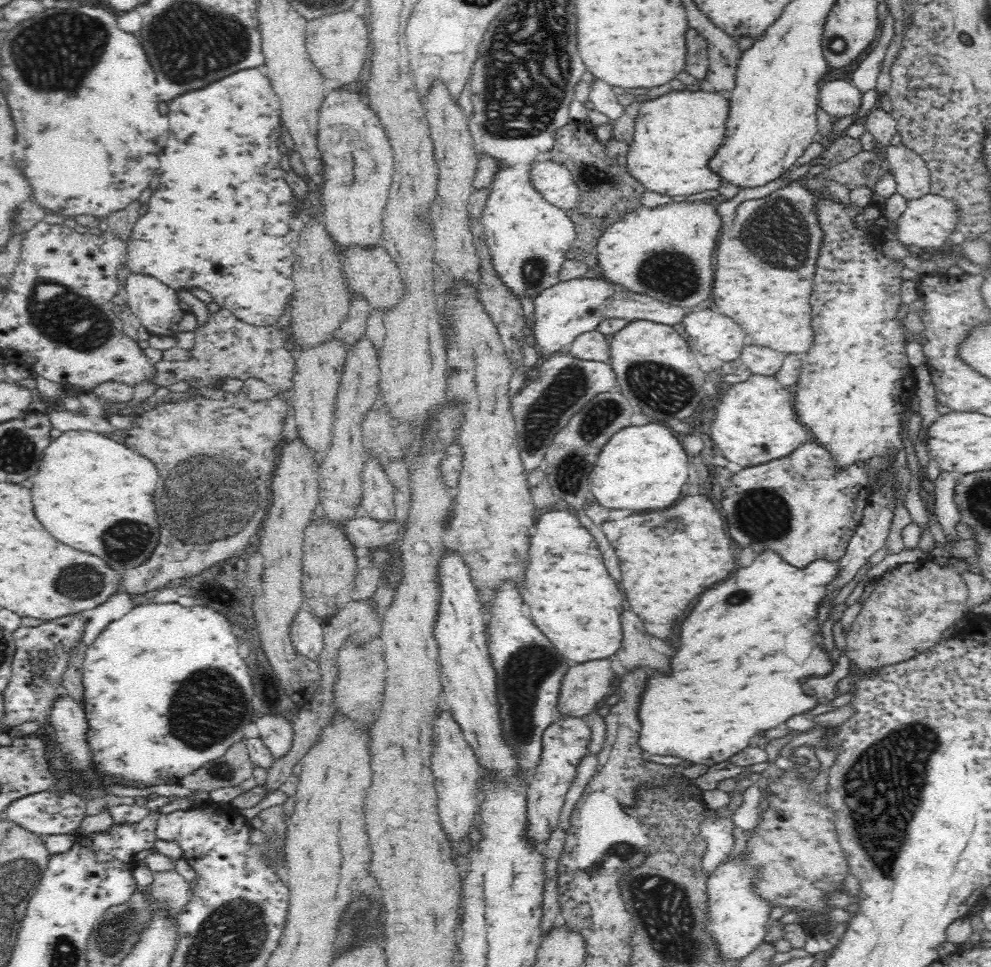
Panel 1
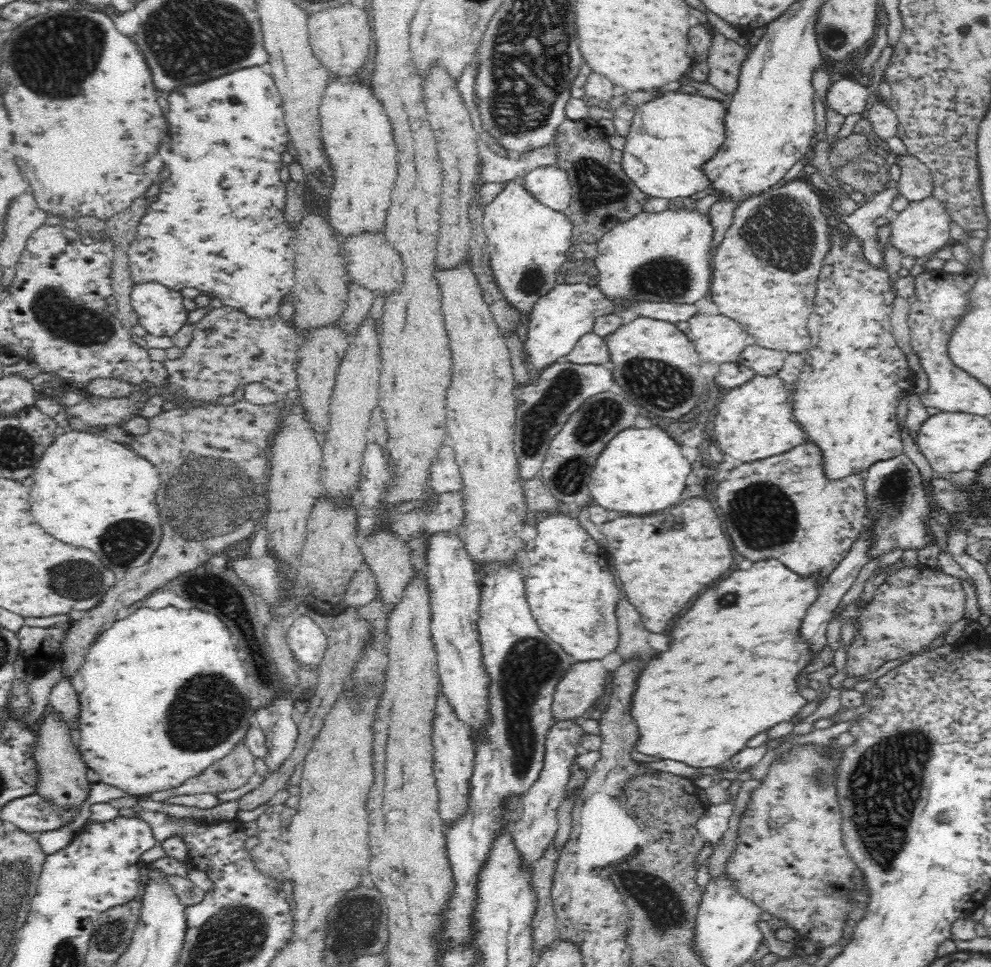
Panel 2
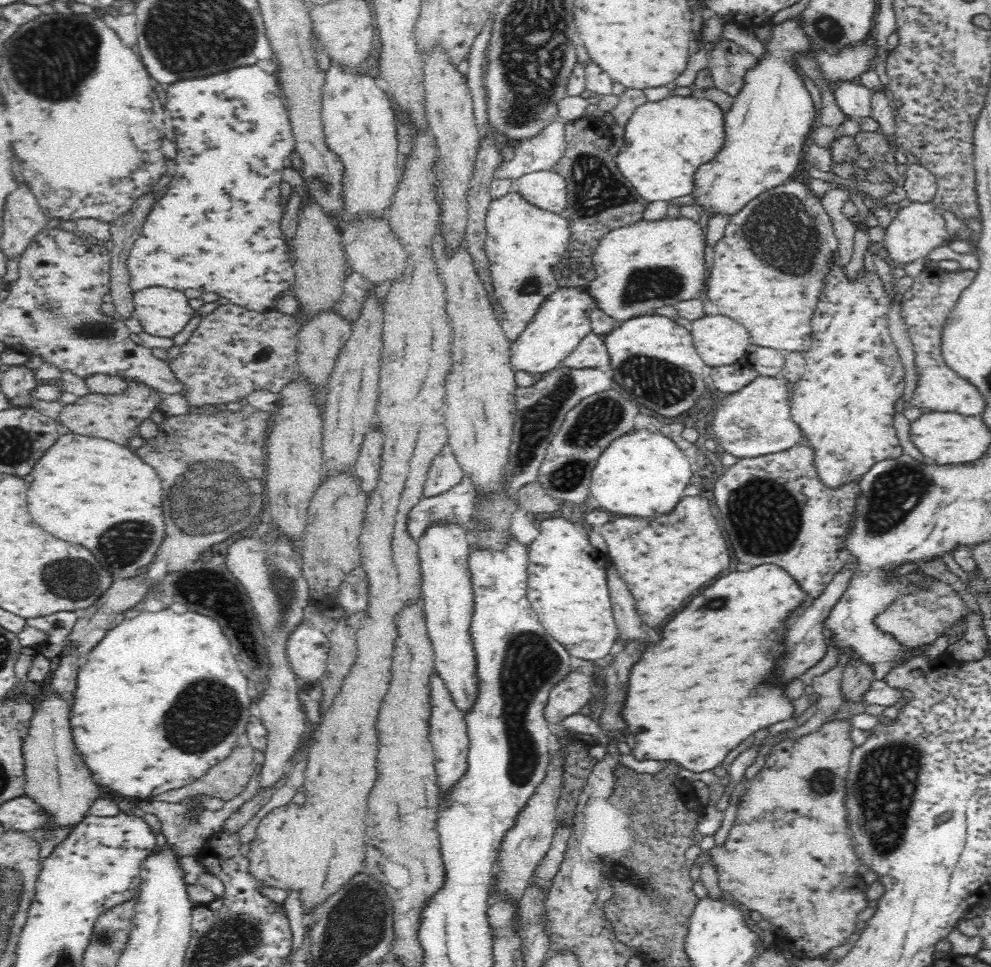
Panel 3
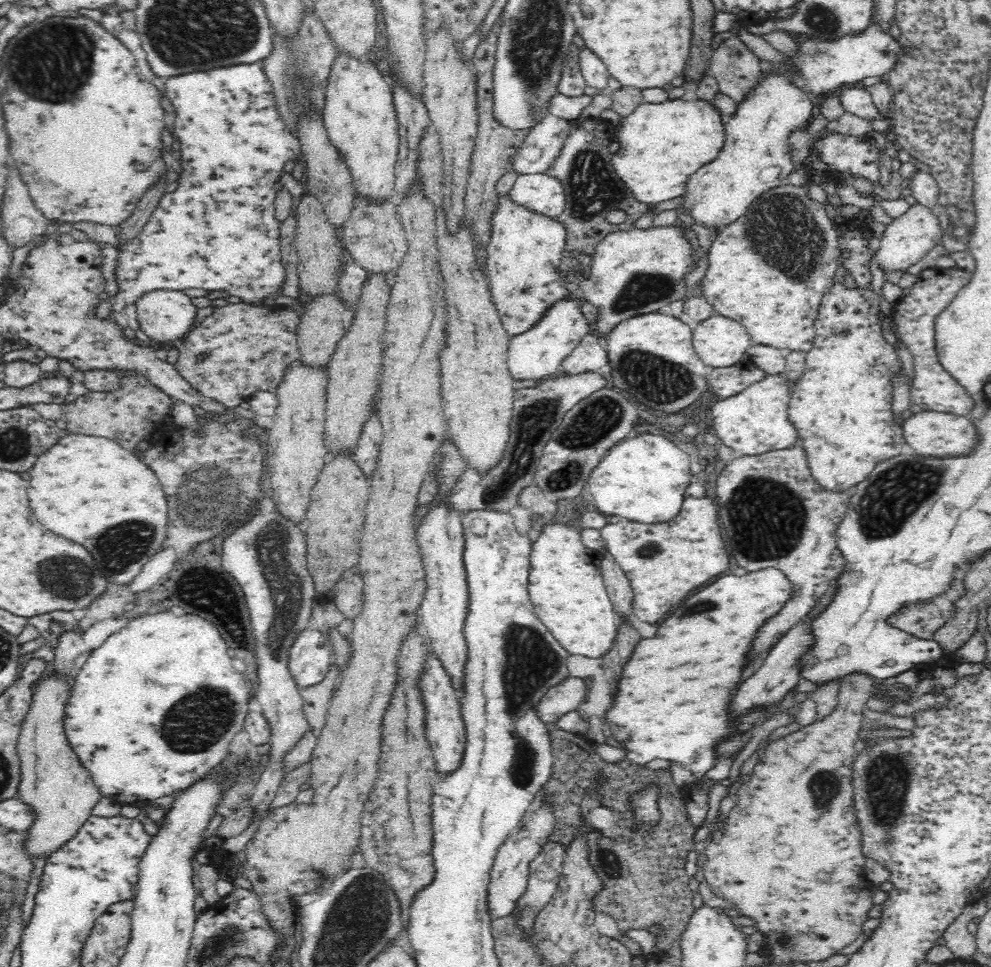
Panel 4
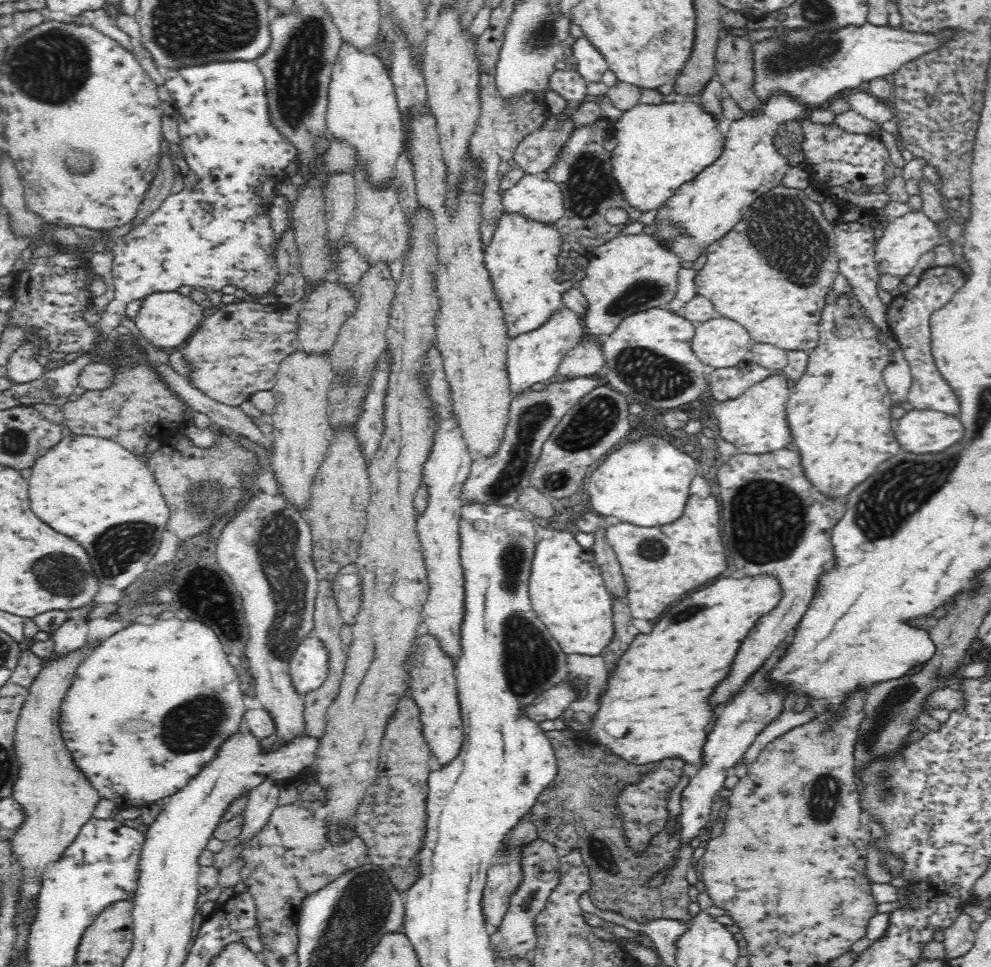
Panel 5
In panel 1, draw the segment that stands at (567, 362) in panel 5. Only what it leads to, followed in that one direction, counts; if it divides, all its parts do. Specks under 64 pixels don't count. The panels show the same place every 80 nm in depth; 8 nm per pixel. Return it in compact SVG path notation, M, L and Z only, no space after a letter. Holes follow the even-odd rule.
M598 329L579 334L574 337L574 342L569 345L568 351L583 360L598 360L609 362L610 337Z

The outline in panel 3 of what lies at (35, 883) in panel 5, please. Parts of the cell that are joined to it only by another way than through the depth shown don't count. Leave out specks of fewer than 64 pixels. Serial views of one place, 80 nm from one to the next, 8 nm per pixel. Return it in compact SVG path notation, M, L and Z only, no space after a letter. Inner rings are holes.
M43 691L35 705L35 711L30 720L30 734L22 746L22 754L26 761L26 795L32 797L32 800L38 801L46 809L46 813L52 815L53 822L45 828L54 830L54 828L60 828L60 825L76 826L88 815L90 805L101 795L100 786L94 782L89 768L82 759L82 753L78 752L74 744L70 728L70 702L49 694L49 691Z

